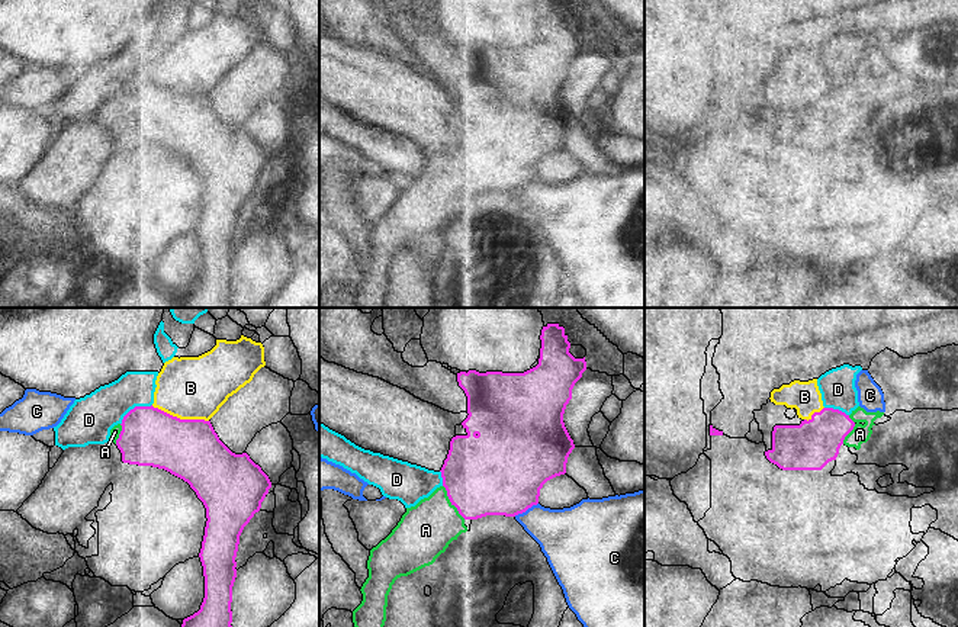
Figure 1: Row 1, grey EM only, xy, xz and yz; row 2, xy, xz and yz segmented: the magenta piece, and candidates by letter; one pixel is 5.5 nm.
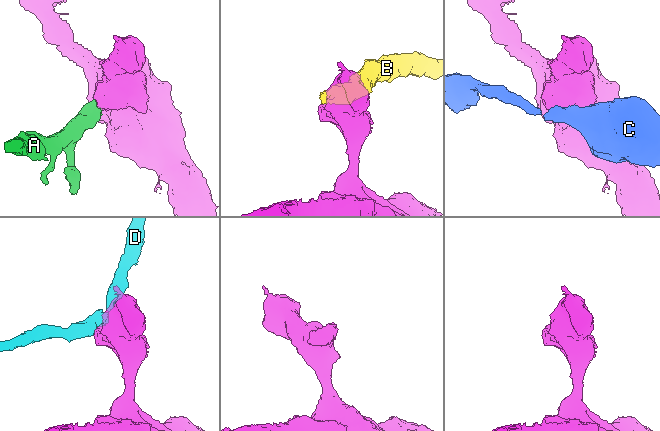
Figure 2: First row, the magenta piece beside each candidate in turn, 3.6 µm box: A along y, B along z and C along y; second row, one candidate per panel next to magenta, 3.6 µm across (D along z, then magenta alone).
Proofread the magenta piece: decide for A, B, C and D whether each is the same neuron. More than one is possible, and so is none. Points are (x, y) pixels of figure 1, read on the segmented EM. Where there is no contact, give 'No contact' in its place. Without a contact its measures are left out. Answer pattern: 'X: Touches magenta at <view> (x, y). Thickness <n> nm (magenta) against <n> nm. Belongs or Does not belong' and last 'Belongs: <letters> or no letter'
A: Touches magenta at xz (450, 501). Thickness 440 nm (magenta) against 300 nm. Belongs
B: Touches magenta at xy (179, 418). Thickness 340 nm (magenta) against 360 nm. Does not belong
C: Touches magenta at xz (526, 510). Thickness 480 nm (magenta) against 280 nm. Does not belong
D: Touches magenta at xy (135, 407). Thickness 320 nm (magenta) against 240 nm. Does not belong
Belongs: A.

